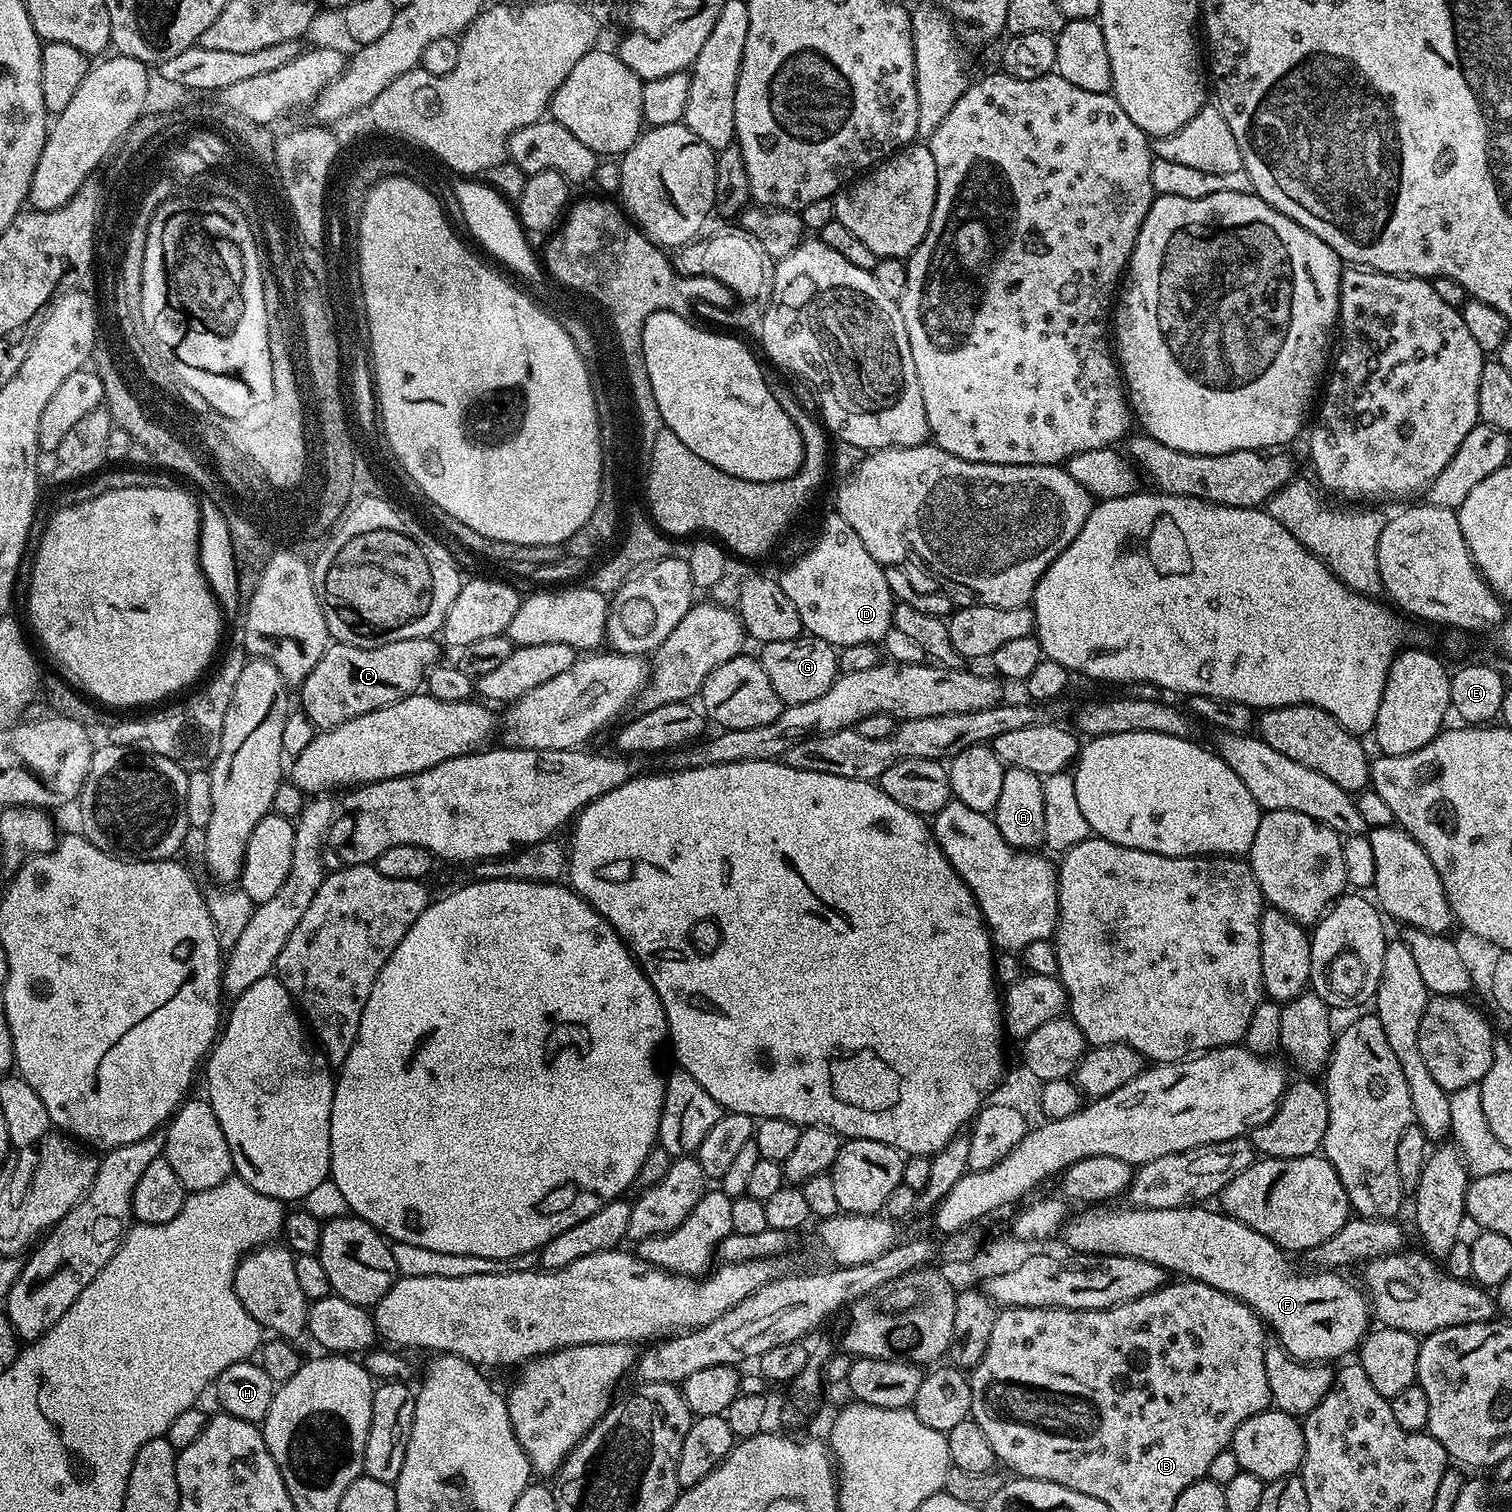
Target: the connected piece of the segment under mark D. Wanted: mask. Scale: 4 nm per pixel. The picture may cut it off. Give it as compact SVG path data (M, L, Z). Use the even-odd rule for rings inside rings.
M829 514L824 520L824 529L820 537L812 544L809 552L804 552L784 573L778 576L782 590L786 590L786 598L794 602L794 610L798 610L801 629L809 636L822 638L837 649L856 648L859 644L876 644L887 632L893 631L892 610L894 597L886 582L884 568L866 546L862 546L862 538L850 530L850 526L838 515Z

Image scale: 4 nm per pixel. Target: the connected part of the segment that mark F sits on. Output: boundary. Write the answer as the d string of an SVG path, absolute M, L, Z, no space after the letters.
M1092 1206L1071 1217L1062 1229L1062 1237L1076 1254L1097 1256L1129 1256L1142 1258L1162 1266L1165 1272L1180 1278L1200 1280L1228 1296L1243 1300L1256 1311L1269 1329L1276 1331L1275 1339L1288 1351L1289 1356L1305 1362L1333 1362L1347 1352L1355 1353L1369 1331L1370 1301L1359 1283L1350 1281L1336 1270L1292 1272L1292 1264L1284 1249L1270 1238L1258 1234L1250 1226L1238 1222L1223 1211L1211 1212L1208 1206L1189 1206L1154 1210L1123 1206Z

